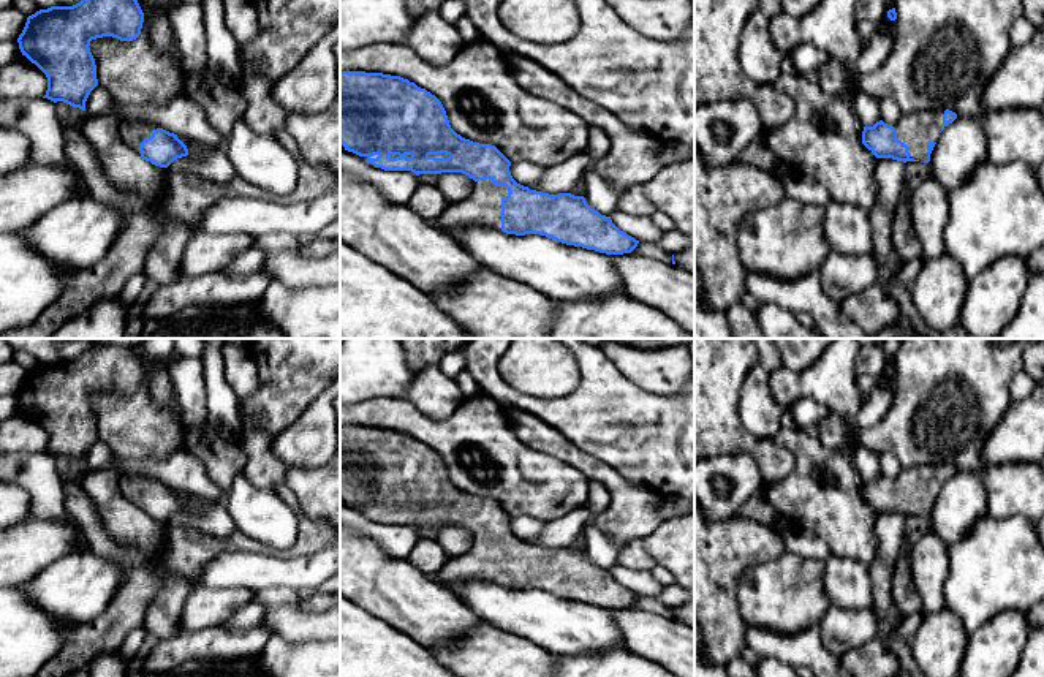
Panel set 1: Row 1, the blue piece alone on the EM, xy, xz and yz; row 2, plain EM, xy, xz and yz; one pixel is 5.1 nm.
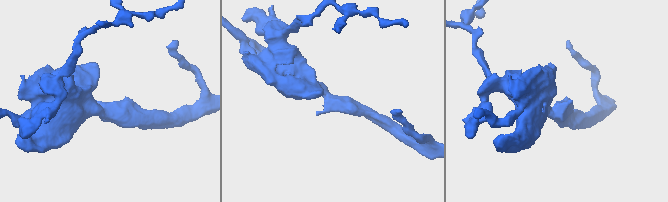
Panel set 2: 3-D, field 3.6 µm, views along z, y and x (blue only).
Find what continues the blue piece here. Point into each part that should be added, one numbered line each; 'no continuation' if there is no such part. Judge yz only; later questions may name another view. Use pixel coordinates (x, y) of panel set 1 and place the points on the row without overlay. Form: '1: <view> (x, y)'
1: yz (916, 484)

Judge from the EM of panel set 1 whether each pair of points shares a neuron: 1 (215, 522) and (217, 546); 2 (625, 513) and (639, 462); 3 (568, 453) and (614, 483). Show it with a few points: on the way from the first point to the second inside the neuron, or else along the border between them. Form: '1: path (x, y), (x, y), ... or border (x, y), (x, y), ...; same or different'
1: border (181, 527), (215, 537), (236, 530); different
2: border (595, 459), (612, 467), (627, 480); different
3: path (579, 461), (603, 473); same

